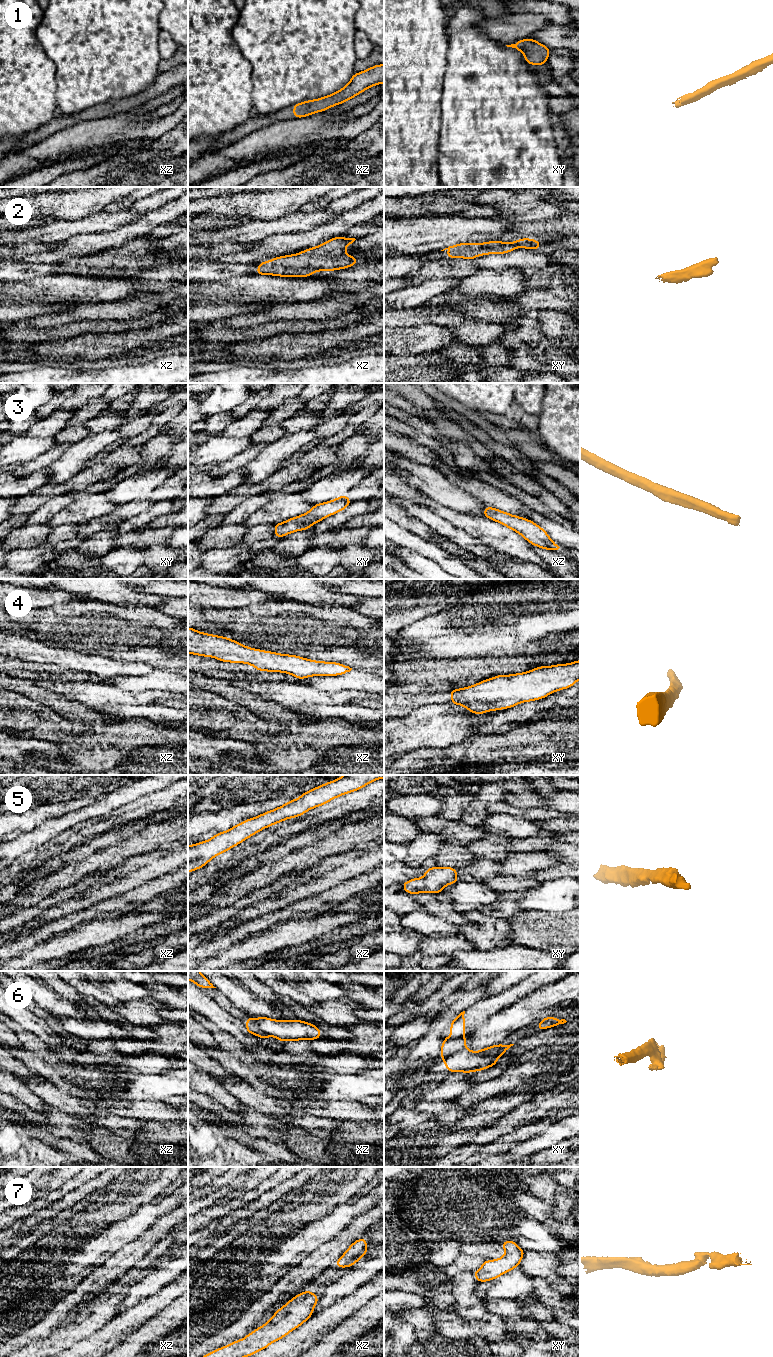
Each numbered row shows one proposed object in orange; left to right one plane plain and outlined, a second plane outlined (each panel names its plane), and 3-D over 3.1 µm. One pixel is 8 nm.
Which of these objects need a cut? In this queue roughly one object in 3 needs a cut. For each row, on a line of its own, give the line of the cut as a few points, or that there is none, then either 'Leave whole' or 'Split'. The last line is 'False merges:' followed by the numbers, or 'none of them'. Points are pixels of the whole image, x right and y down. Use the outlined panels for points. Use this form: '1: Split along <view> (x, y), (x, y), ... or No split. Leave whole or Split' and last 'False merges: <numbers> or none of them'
1: No split. Leave whole
2: No split. Leave whole
3: No split. Leave whole
4: No split. Leave whole
5: No split. Leave whole
6: Split along xy (465, 1047), (444, 1059). Split
7: No split. Leave whole
False merges: 6

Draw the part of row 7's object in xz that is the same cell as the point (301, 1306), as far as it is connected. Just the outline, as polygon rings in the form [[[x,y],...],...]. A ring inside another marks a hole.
[[[310,1290],[294,1296],[271,1319],[241,1340],[229,1343],[202,1357],[247,1357],[280,1340],[307,1321],[319,1298]]]

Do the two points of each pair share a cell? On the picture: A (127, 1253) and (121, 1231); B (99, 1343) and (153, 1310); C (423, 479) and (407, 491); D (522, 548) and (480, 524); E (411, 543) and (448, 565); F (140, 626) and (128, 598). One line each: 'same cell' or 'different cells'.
A: different cells
B: same cell
C: different cells
D: same cell
E: same cell
F: different cells

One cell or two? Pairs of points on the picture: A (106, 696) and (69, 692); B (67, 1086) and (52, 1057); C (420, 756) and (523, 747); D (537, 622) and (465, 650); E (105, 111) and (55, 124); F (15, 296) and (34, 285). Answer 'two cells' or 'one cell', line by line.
A: one cell
B: one cell
C: one cell
D: one cell
E: one cell
F: one cell

